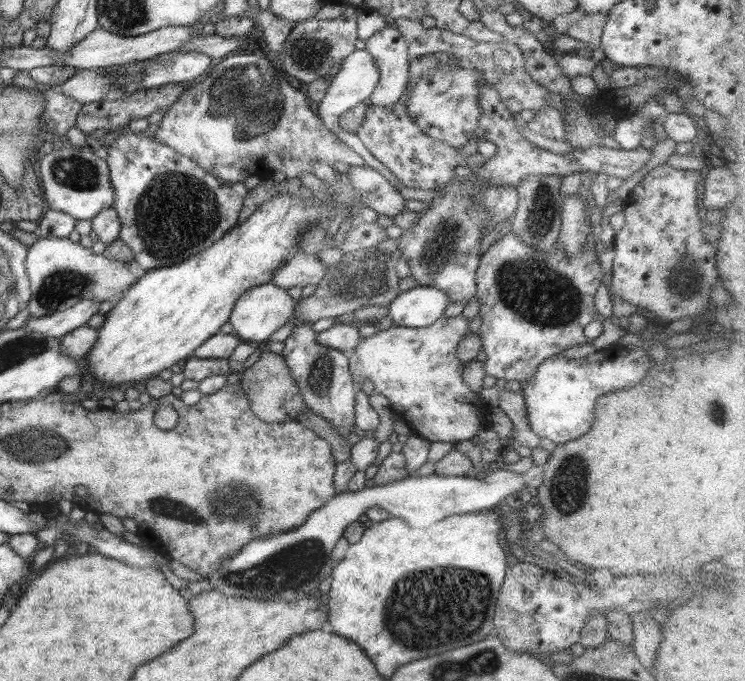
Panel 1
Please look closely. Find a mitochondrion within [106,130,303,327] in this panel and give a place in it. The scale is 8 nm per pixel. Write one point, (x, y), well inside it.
(176, 213)

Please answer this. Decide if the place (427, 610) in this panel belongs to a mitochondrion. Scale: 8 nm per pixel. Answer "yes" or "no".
yes

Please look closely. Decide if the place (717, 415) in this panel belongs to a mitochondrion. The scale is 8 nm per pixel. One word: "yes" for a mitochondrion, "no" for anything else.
yes

